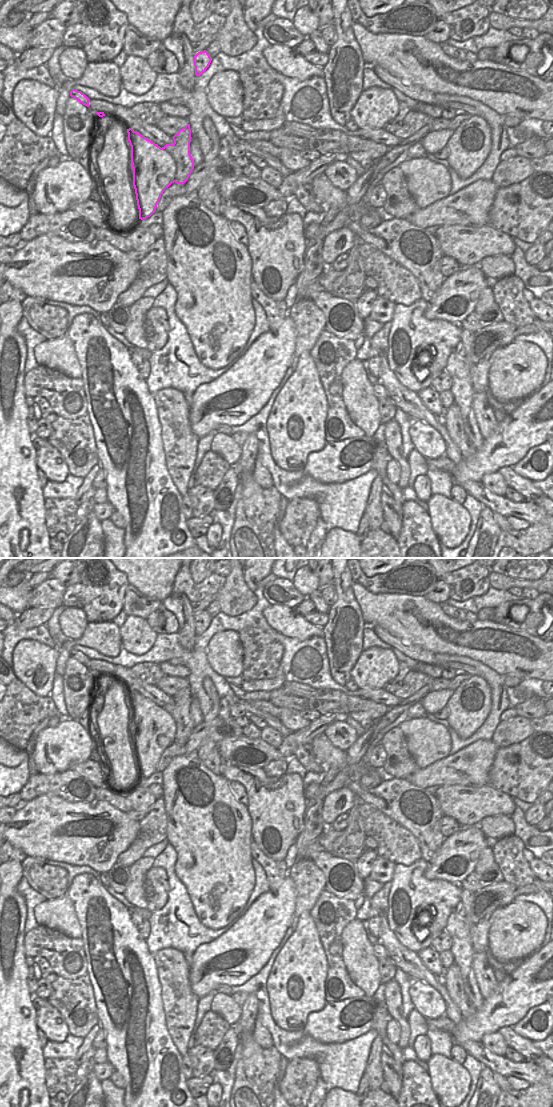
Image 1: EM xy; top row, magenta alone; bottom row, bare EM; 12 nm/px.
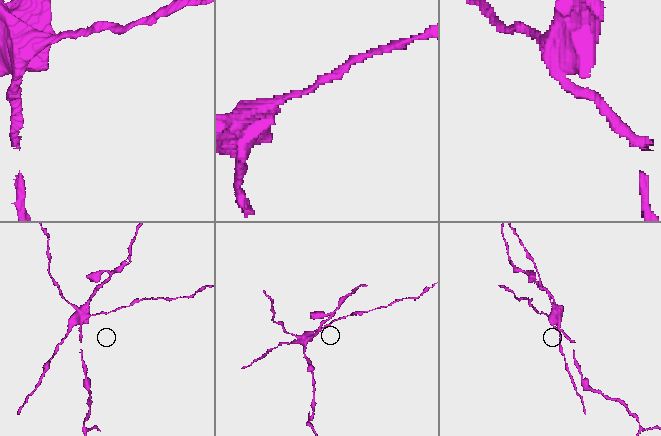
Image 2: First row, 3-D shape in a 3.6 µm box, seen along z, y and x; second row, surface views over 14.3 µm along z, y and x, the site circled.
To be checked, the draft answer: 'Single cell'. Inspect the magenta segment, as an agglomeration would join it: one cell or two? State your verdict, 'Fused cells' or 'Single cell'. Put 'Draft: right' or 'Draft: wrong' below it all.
Fused cells.
Draft: wrong

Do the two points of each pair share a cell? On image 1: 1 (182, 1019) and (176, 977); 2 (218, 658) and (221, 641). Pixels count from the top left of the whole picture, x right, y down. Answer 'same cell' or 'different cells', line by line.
1: same cell
2: same cell

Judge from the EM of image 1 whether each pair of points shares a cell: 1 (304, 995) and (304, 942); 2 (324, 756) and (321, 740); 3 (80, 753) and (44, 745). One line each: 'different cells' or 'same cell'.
1: same cell
2: same cell
3: same cell

